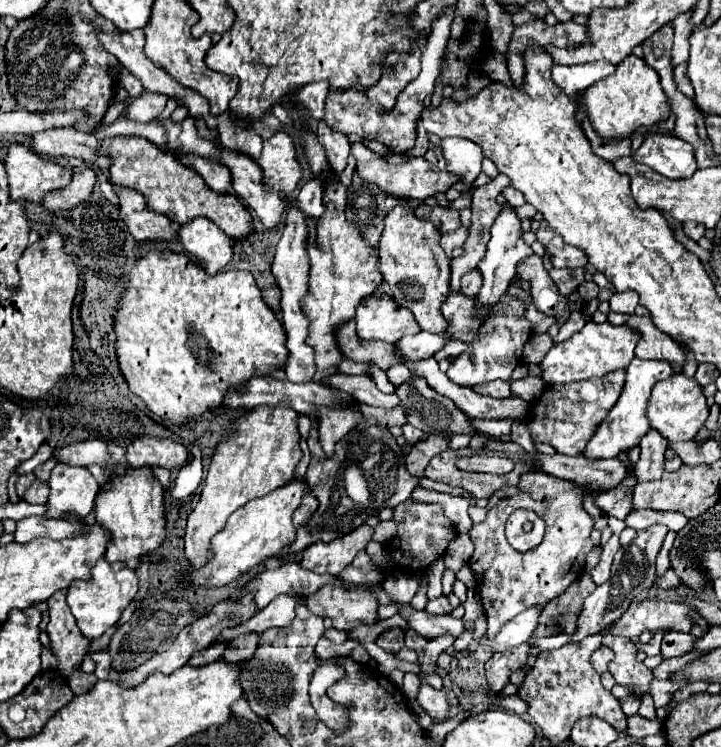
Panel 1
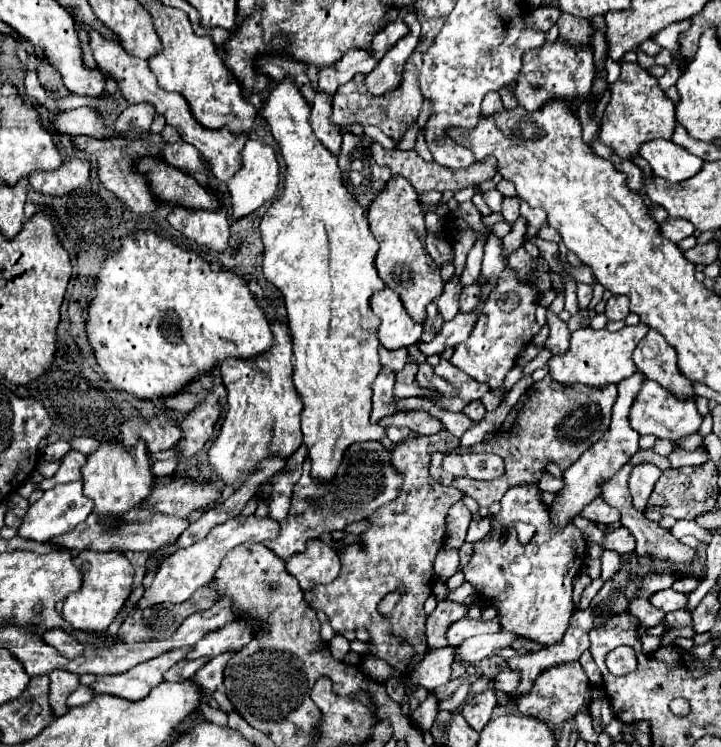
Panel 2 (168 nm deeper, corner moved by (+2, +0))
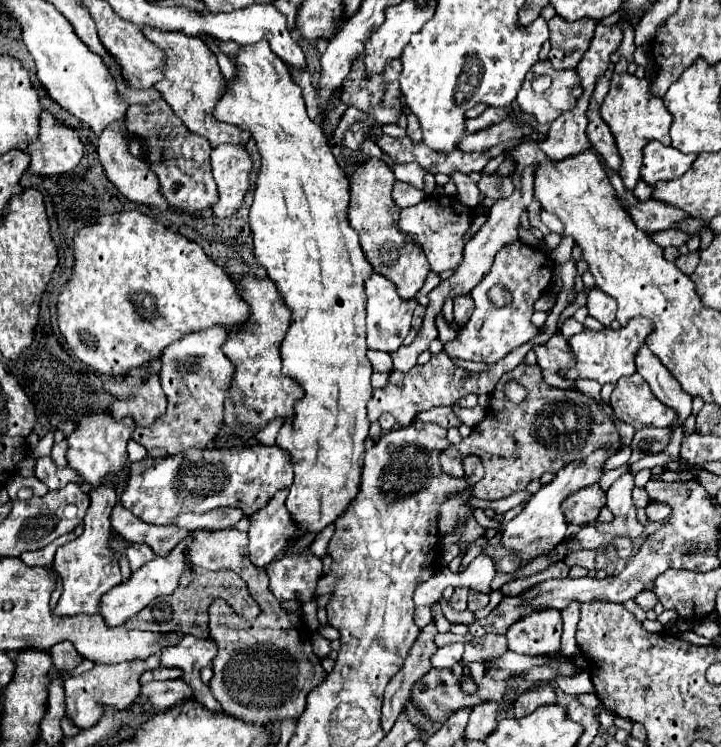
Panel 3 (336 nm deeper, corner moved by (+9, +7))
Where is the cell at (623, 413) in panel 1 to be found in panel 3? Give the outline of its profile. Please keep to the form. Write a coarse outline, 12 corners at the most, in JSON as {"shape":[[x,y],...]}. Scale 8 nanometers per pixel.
{"shape":[[611,445],[555,473],[503,527],[503,545],[539,557],[565,539],[561,503],[599,483]]}

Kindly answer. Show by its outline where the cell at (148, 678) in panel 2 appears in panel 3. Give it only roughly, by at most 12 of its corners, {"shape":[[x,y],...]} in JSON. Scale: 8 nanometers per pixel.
{"shape":[[159,655],[99,663],[65,679],[67,715],[79,729],[101,719],[101,705],[127,709],[141,675]]}

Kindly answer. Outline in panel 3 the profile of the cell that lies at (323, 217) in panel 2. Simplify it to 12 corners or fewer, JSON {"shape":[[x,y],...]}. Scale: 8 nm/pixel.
{"shape":[[267,41],[215,107],[261,153],[255,257],[291,309],[291,517],[357,495],[369,433],[349,181]]}

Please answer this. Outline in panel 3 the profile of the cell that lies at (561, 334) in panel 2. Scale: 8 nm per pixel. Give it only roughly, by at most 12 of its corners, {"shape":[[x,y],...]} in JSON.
{"shape":[[561,333],[533,347],[551,387],[575,389],[557,375],[573,367],[573,353]]}

